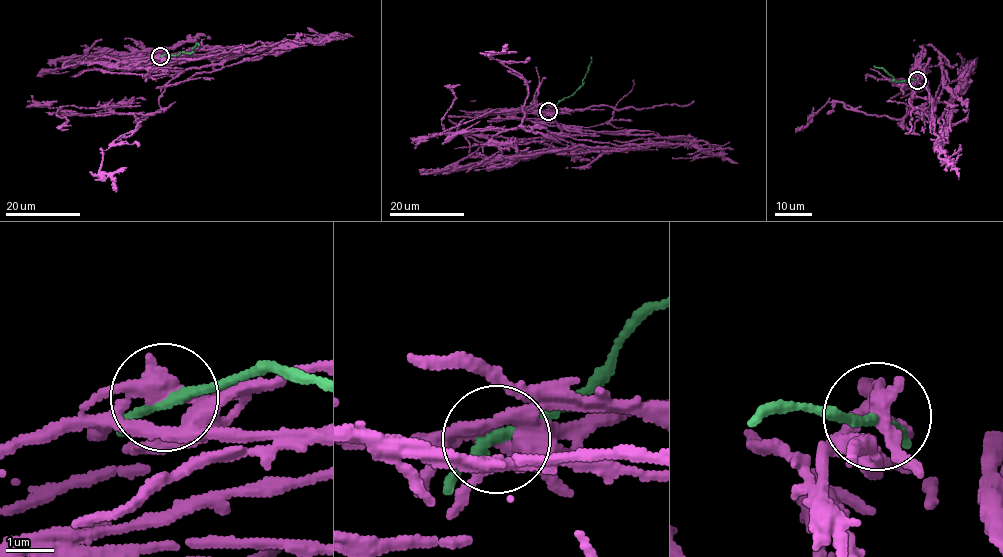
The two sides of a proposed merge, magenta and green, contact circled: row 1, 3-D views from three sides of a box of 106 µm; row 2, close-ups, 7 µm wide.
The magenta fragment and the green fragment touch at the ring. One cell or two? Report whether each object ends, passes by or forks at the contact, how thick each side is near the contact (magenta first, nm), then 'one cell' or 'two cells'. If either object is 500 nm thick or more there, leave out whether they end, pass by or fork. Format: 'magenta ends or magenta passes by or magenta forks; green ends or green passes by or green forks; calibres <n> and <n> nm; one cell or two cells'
magenta forks; green passes by; calibres 280 and 190 nm; two cells

